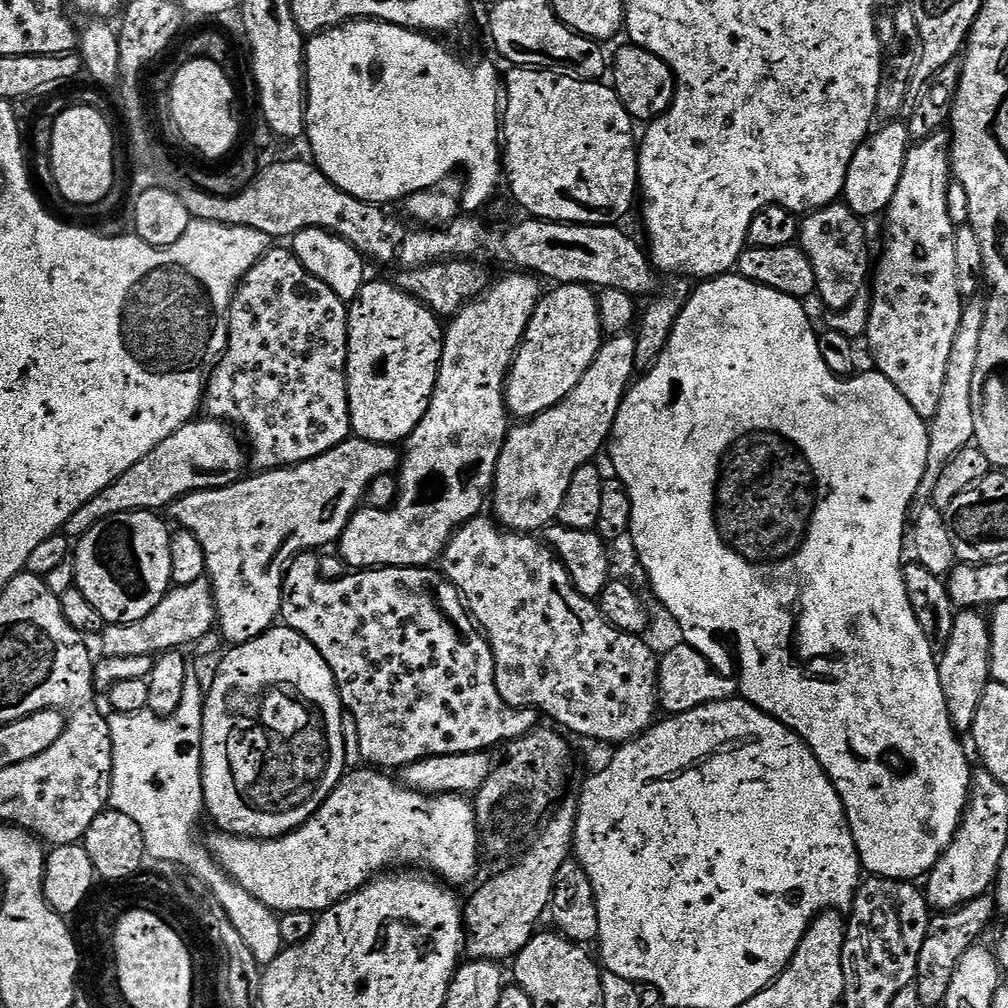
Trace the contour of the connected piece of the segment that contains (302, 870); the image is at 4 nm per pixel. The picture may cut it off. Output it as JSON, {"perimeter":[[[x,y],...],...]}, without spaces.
{"perimeter":[[[361,766],[340,777],[340,781],[336,783],[336,788],[326,798],[326,802],[322,802],[320,809],[301,828],[295,828],[294,831],[286,833],[285,836],[276,836],[272,840],[253,840],[251,836],[231,836],[229,832],[216,830],[213,831],[212,837],[207,837],[208,850],[215,856],[220,867],[228,873],[228,877],[234,882],[238,882],[238,886],[242,886],[242,890],[246,890],[251,896],[258,898],[258,902],[262,902],[277,914],[289,912],[290,910],[306,910],[307,912],[319,914],[325,908],[332,908],[335,904],[339,904],[340,901],[345,900],[353,892],[360,891],[377,874],[383,873],[385,870],[395,869],[392,868],[395,864],[416,866],[412,864],[424,863],[429,868],[425,868],[429,873],[435,874],[448,886],[457,886],[456,884],[464,884],[467,880],[474,879],[476,876],[476,859],[482,856],[482,849],[480,846],[480,827],[476,824],[476,810],[473,801],[467,795],[454,792],[439,794],[422,792],[401,782],[399,779],[396,779],[397,781],[391,780],[388,776],[391,775],[385,774],[375,767]]]}

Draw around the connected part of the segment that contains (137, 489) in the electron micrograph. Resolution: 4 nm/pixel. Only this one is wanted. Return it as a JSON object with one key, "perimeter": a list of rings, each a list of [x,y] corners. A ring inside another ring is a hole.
{"perimeter":[[[196,418],[180,427],[170,438],[140,459],[74,512],[64,524],[63,535],[78,540],[98,522],[114,513],[161,511],[192,492],[233,484],[245,475],[246,448],[231,425],[211,418]]]}

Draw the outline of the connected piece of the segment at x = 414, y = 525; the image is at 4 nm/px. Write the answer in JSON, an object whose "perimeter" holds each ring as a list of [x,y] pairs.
{"perimeter":[[[520,270],[511,274],[513,276],[504,276],[497,284],[495,281],[451,317],[449,324],[452,325],[447,325],[444,333],[444,353],[440,359],[436,389],[422,422],[418,422],[418,426],[408,436],[408,449],[403,449],[405,461],[436,460],[429,468],[424,464],[416,468],[420,476],[427,472],[432,475],[432,504],[428,500],[415,500],[404,494],[390,508],[357,508],[338,541],[338,555],[348,563],[349,569],[426,568],[435,565],[456,530],[485,511],[484,500],[486,504],[493,491],[498,458],[510,431],[510,413],[504,399],[508,371],[512,369],[512,360],[520,350],[520,341],[534,314],[536,302],[542,295],[541,281],[535,275]]]}

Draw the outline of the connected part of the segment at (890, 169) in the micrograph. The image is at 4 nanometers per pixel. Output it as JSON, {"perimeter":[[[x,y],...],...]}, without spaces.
{"perimeter":[[[888,122],[880,127],[884,128],[878,129],[879,127],[877,127],[869,135],[868,139],[858,146],[858,150],[850,162],[850,170],[846,174],[846,182],[844,183],[843,199],[846,201],[848,207],[854,210],[854,214],[861,218],[876,216],[879,212],[880,215],[887,213],[890,202],[894,198],[894,192],[898,190],[898,182],[902,182],[904,164],[908,161],[910,141],[908,139],[907,123]]]}

